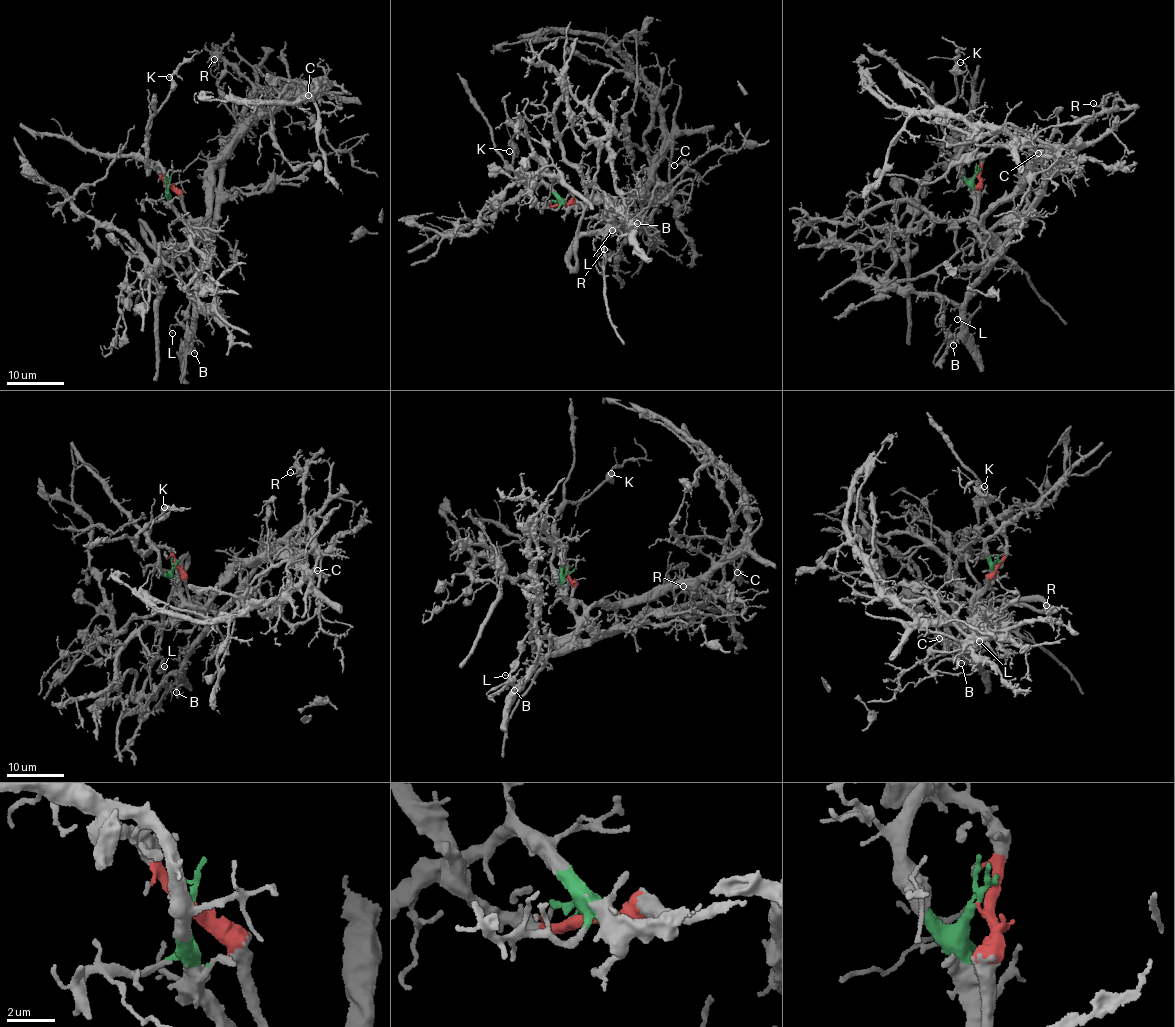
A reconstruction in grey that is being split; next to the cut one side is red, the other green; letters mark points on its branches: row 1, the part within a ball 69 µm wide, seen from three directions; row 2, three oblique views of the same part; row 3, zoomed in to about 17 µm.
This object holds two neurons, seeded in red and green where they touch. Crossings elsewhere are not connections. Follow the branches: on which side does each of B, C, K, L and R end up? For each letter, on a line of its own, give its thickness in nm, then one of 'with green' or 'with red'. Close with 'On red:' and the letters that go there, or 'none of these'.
B: calibre 90 nm; with red
C: calibre 140 nm; with green
K: calibre 130 nm; with red
L: calibre 110 nm; with red
R: calibre 140 nm; with green
On red: B, K, L

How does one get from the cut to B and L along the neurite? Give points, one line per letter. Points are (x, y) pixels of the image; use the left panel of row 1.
B: (170, 184), (190, 225), (204, 241), (191, 347), (195, 354)
L: (170, 184), (190, 225), (204, 241), (194, 325), (187, 330), (180, 325), (171, 325), (173, 333)

